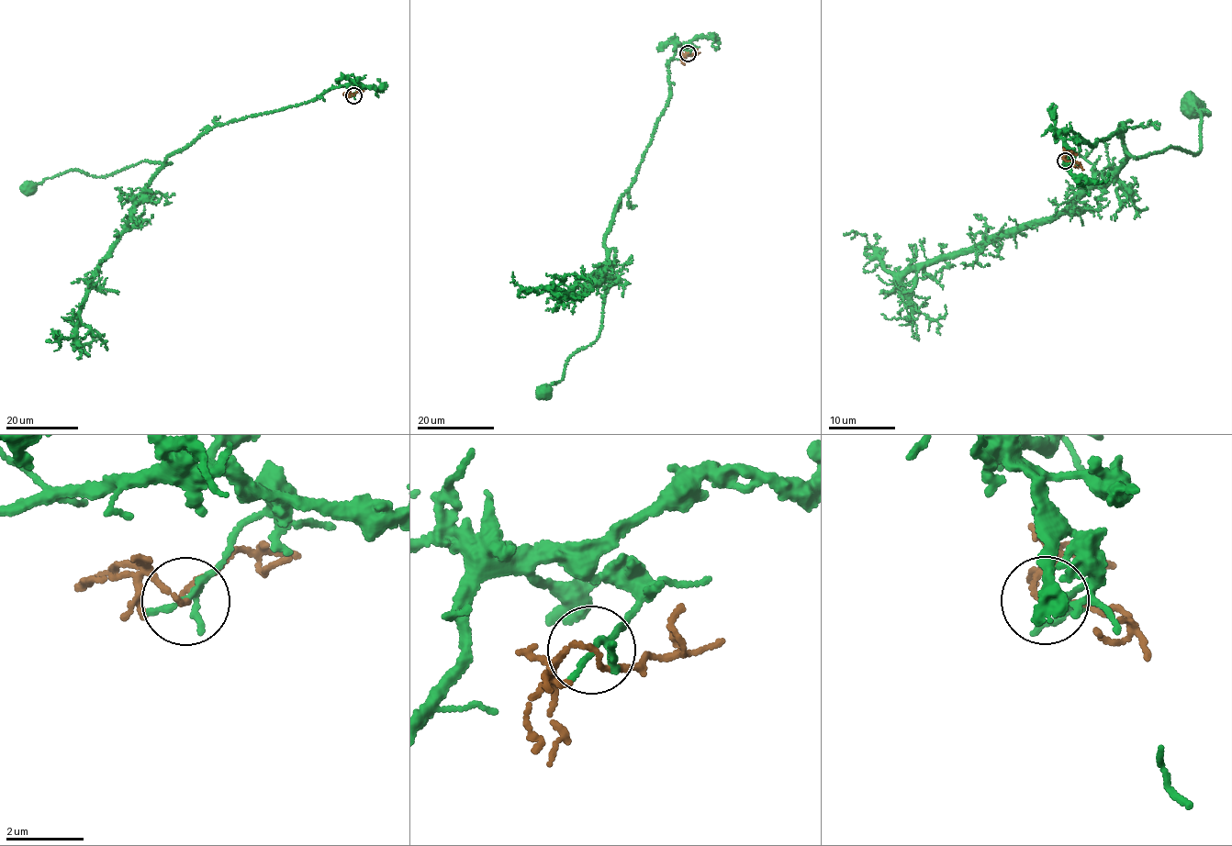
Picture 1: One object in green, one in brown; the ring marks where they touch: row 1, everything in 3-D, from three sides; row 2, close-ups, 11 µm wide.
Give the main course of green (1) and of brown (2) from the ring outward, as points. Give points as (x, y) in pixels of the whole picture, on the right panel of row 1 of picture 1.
1: (1065, 161), (1067, 129), (1092, 147), (1120, 122), (1132, 157), (1195, 154), (1209, 112), (1192, 105)
2: (1065, 161), (1080, 164), (1074, 167)

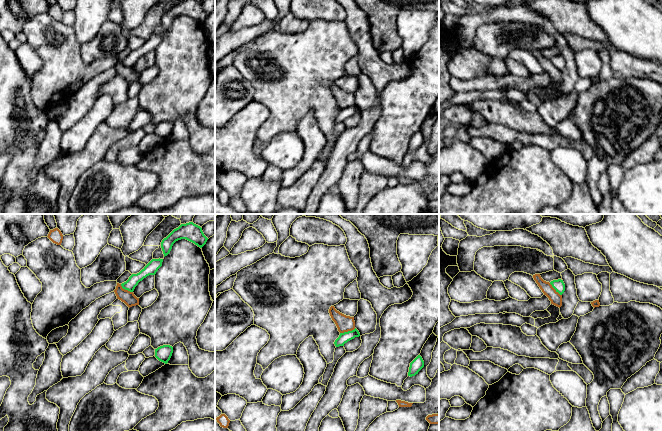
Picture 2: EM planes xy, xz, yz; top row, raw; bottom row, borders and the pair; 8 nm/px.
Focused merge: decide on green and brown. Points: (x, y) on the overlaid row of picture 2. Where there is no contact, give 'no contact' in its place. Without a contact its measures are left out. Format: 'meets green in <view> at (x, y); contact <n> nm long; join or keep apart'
meets green in xz at (348, 331); contact 130 nm long; keep apart

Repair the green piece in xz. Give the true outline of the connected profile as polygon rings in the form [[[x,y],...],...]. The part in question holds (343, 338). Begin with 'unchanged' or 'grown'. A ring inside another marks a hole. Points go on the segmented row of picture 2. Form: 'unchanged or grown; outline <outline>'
unchanged; outline [[[355,328],[352,331],[340,333],[339,337],[335,340],[334,344],[336,347],[344,346],[345,343],[347,343],[348,341],[354,339],[355,337],[359,337],[359,336],[360,336],[360,333]]]

